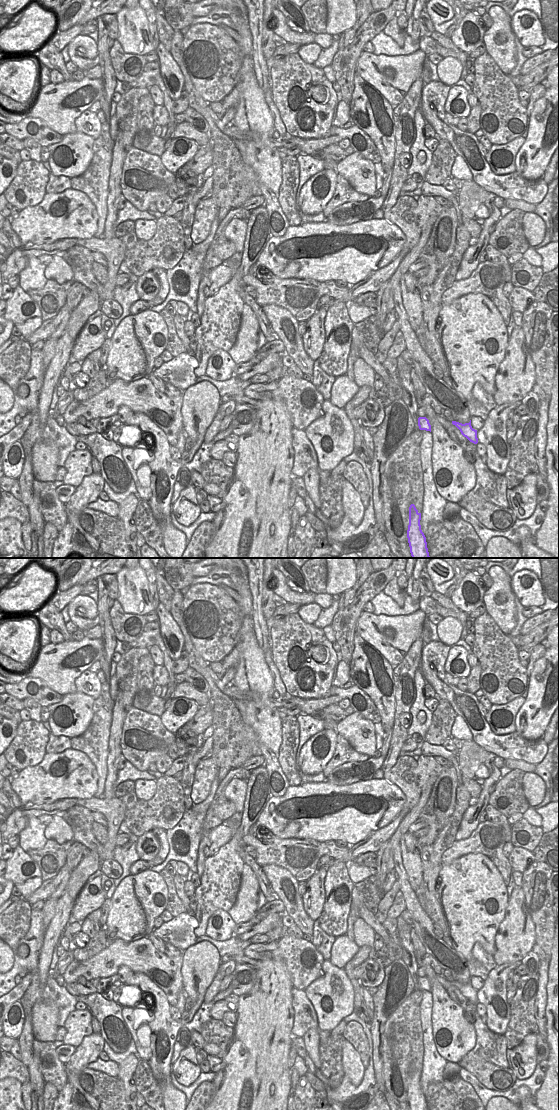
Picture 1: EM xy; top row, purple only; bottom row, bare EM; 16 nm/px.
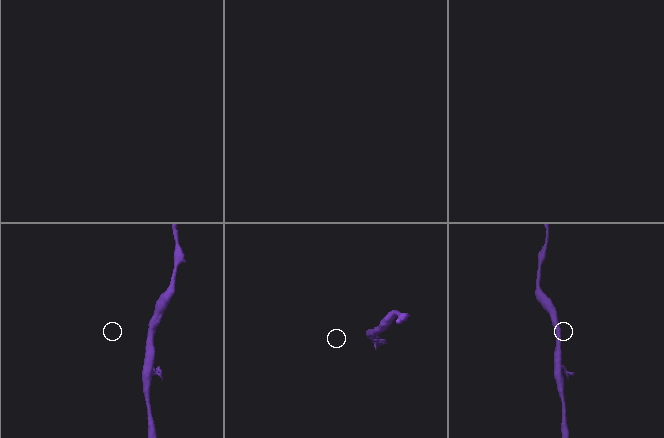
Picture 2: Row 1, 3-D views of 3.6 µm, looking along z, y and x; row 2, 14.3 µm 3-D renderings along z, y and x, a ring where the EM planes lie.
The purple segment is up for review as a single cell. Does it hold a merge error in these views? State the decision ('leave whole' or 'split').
split

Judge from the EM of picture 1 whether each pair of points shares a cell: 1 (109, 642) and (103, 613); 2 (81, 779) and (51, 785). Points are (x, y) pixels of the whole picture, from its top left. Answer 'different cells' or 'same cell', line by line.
1: same cell
2: same cell

